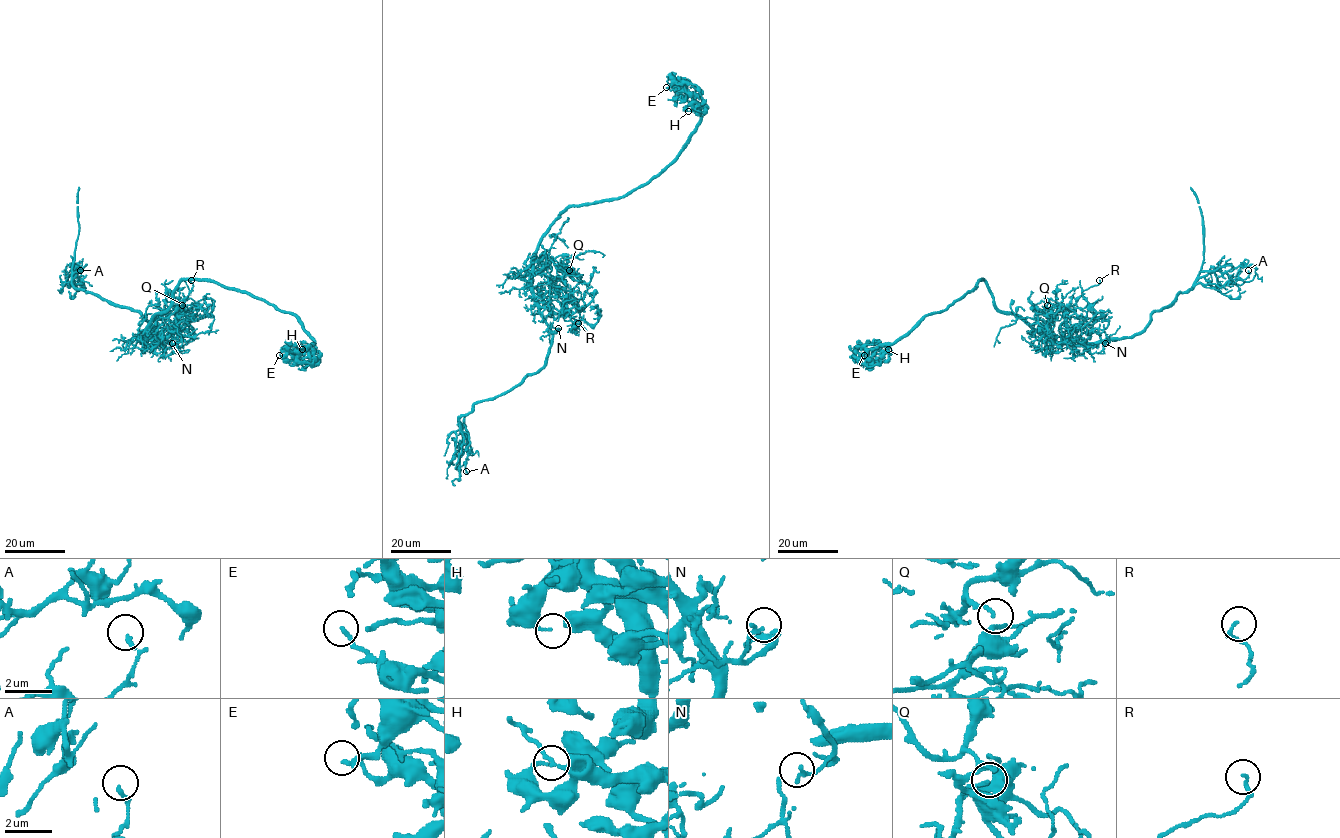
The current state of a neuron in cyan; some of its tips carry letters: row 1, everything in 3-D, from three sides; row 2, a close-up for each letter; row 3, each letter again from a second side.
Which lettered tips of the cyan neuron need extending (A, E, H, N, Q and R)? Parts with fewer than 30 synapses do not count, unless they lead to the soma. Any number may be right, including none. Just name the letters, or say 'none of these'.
none of these

